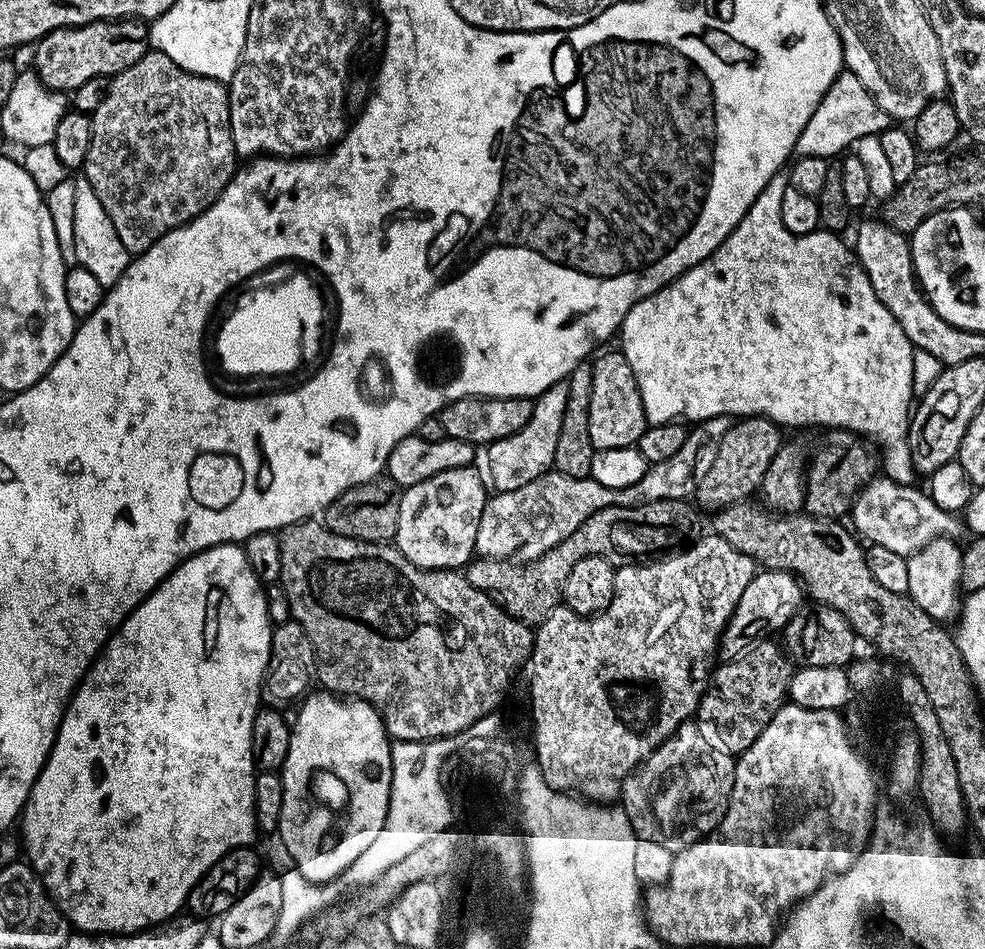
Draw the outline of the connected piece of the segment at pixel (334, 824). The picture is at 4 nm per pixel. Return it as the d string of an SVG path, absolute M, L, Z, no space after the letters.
M316 690L305 695L300 706L296 721L293 719L290 724L290 750L283 768L279 769L282 818L278 837L284 843L291 863L310 884L327 884L339 881L354 858L378 838L378 830L382 830L386 822L392 785L393 741L384 729L384 720L376 713L376 707L365 700L341 698Z

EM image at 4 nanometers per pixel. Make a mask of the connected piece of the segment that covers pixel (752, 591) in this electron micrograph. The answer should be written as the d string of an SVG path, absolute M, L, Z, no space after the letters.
M763 569L742 592L734 614L720 636L719 653L723 659L732 659L757 641L767 639L783 630L785 625L803 605L803 585L790 572Z

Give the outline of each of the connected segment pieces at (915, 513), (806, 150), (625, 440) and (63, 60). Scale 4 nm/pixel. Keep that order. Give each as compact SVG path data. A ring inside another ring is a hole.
M877 476L868 483L856 498L850 513L850 520L853 520L857 535L867 543L873 543L889 548L896 554L911 556L926 546L930 541L939 537L950 537L952 539L961 539L963 532L966 532L965 523L951 512L944 511L934 503L931 496L923 489L910 484L897 483L885 476Z
M842 70L838 78L834 78L830 90L826 90L822 102L818 102L818 110L810 114L810 122L806 122L806 126L798 134L795 155L836 158L845 150L851 149L858 138L877 135L889 124L890 117L876 104L876 99L868 93L866 86L858 82L853 72Z
M601 351L599 353L601 356L597 355L591 361L593 389L590 390L589 432L590 442L593 443L596 450L618 450L639 445L642 434L649 426L642 406L642 394L638 390L638 382L634 378L634 370L630 370L630 362L626 362L623 351L615 351Z
M135 18L95 20L77 28L59 28L36 41L34 69L45 87L70 94L90 78L111 78L134 66L150 50L148 30L147 23Z

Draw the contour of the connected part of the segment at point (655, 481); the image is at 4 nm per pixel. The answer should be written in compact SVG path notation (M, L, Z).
M715 416L699 421L689 431L682 450L678 450L674 458L666 458L666 462L651 465L648 473L634 486L606 487L590 476L576 479L550 470L517 490L496 492L483 507L475 553L485 559L507 560L520 553L523 561L536 560L546 550L562 542L563 538L574 534L578 526L598 510L645 504L651 500L688 500L695 493L703 472L710 462L714 462L714 454L718 454L718 446L733 423L731 416Z

